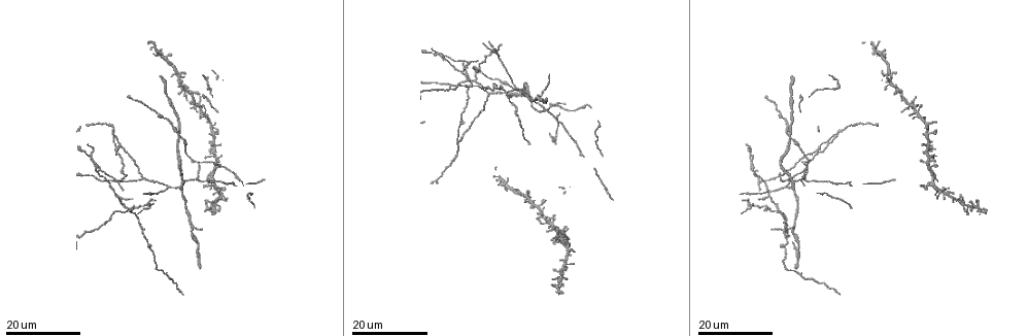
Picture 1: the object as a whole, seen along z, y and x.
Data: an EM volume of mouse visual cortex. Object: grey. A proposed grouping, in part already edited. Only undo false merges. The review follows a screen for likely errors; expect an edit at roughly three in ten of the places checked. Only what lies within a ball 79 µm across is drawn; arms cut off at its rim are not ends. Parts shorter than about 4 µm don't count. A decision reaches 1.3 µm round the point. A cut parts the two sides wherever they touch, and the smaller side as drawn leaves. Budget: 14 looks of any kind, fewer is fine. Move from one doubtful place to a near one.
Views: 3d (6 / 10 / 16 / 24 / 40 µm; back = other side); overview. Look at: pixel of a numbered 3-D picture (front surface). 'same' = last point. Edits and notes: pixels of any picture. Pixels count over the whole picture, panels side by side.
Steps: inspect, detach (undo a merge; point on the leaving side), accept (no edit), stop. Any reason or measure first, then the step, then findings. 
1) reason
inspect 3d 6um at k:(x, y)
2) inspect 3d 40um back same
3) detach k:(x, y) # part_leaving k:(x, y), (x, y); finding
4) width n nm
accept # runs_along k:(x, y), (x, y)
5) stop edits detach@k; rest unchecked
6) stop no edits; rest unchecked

a fork
inspect 3d 24um at 1:(168, 187)

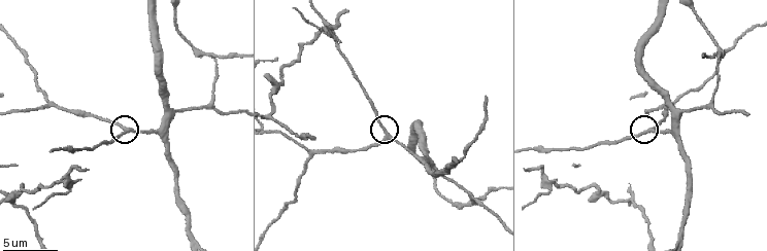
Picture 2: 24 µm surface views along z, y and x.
inspect 3d 6um at 2:(129, 129)

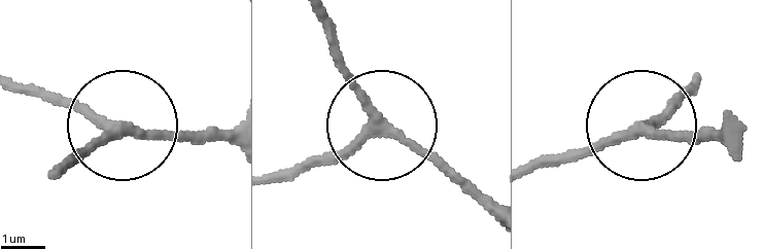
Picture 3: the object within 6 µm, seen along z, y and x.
arms 3
accept # runs_along 3:(699, 80), (655, 120), (570, 154); one neuron here

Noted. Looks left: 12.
three-way junction
inspect 3d 10um at 2:(473, 198)

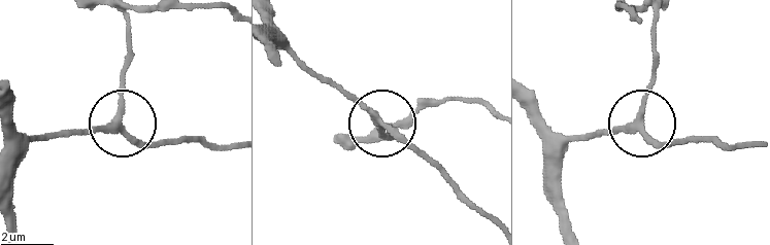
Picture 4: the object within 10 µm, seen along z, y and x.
inspect 3d 6um at 4:(377, 119)

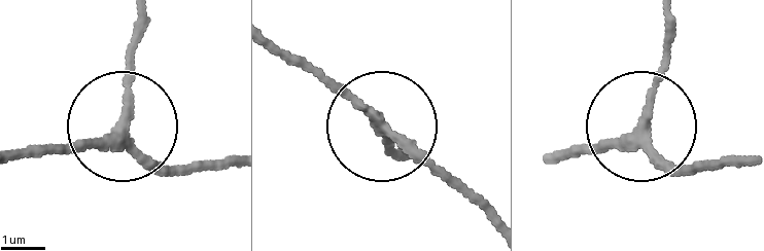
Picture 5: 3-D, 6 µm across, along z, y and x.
width 210 nm
accept # runs_along 5:(558, 157), (632, 128), (669, 162), (709, 165); one neuron here

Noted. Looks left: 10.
arms part here
inspect 3d 10um at 2:(462, 158)

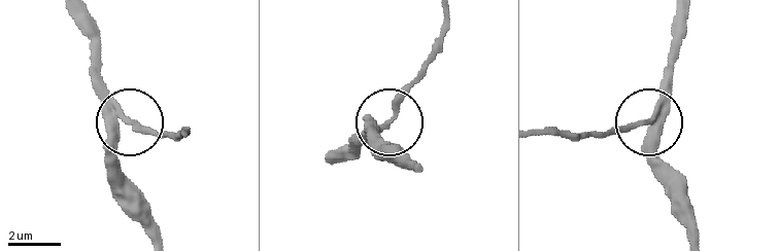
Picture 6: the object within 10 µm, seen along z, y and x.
accept # runs_along 6:(67, 9), (90, 49), (101, 96), (138, 127), (178, 135); one neuron here

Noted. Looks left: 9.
looks like a crossing
inspect 3d 24um at 1:(928, 135)

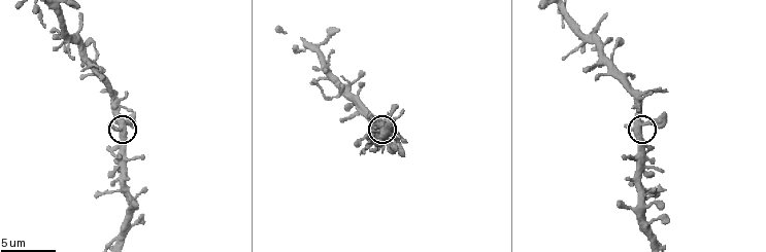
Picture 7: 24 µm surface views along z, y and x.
closer look
inspect 3d 6um at 7:(644, 125)

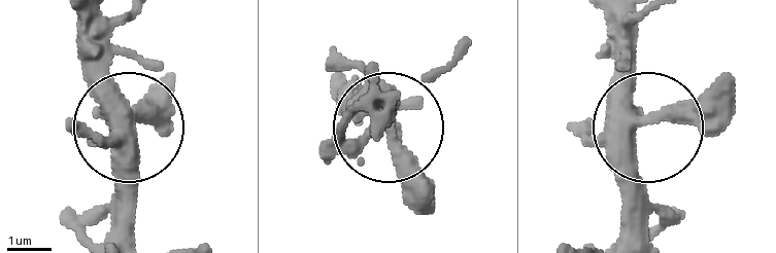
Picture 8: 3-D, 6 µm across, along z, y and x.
width 390 nm
accept # all the same neuron

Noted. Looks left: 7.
two arms in line, one across
inspect 3d 6um at 2:(220, 55)

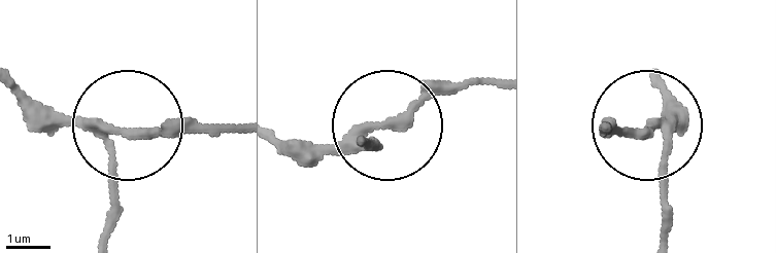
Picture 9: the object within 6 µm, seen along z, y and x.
detach 9:(150, 136) # part_leaving 9:(91, 122), (231, 133); a second neuron is stuck on

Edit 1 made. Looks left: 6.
four-way junction
inspect 3d 24um at 1:(789, 134)

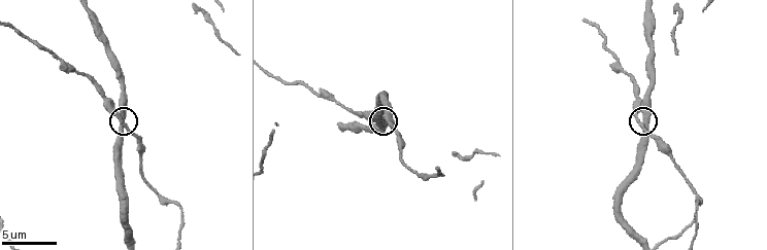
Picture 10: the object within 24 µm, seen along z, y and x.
closer look
inspect 3d 6um at 10:(123, 123)

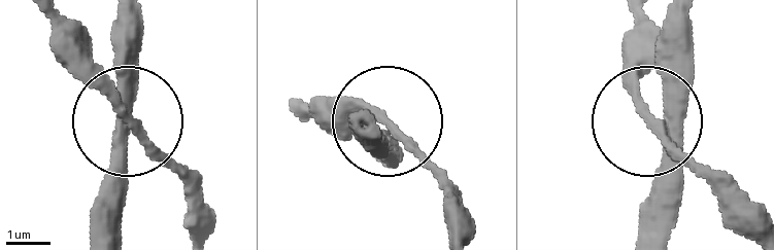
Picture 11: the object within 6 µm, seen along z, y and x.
accept # all the same neuron

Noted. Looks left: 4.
stop edits detach@9; rest unchecked

